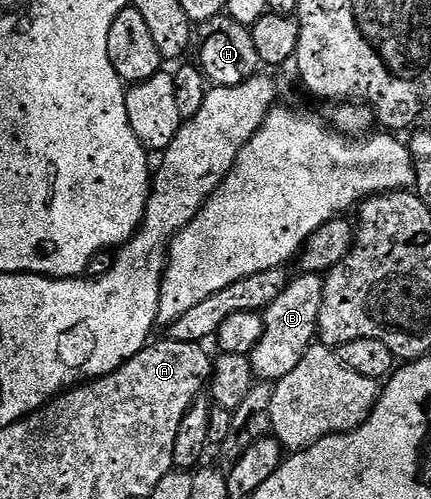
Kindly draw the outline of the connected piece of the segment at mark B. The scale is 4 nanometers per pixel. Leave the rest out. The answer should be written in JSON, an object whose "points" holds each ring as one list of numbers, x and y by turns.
{"points":[[299,274,297,278,287,282,284,293,280,293,280,297,276,297,262,315,264,333,250,354,250,364,259,380,277,381,288,377,288,373,300,365,300,357,304,357,316,342,320,305,324,297,323,276]]}

